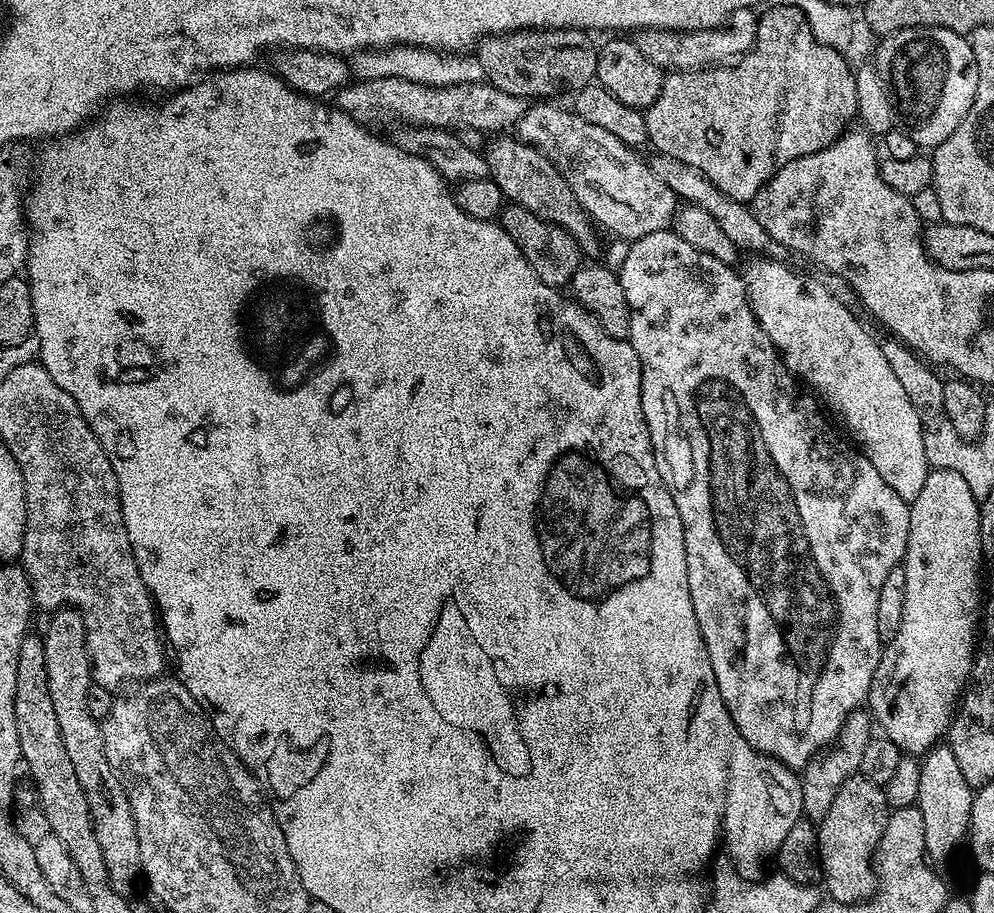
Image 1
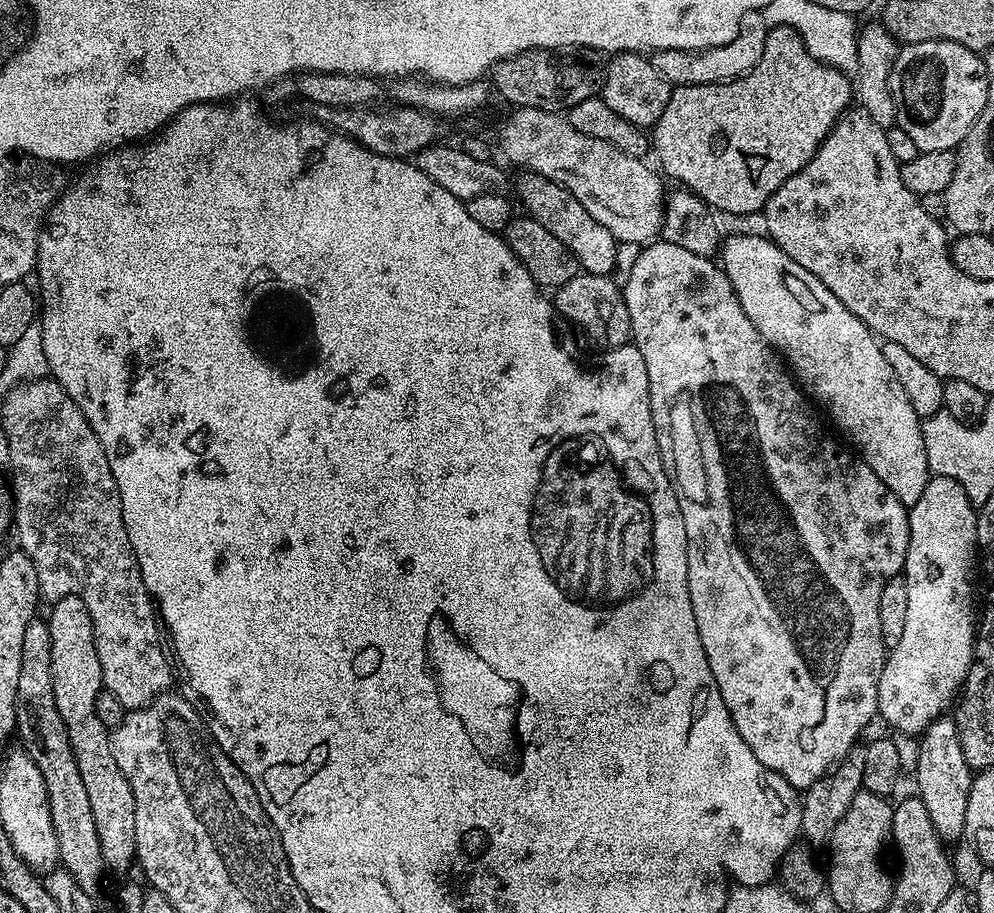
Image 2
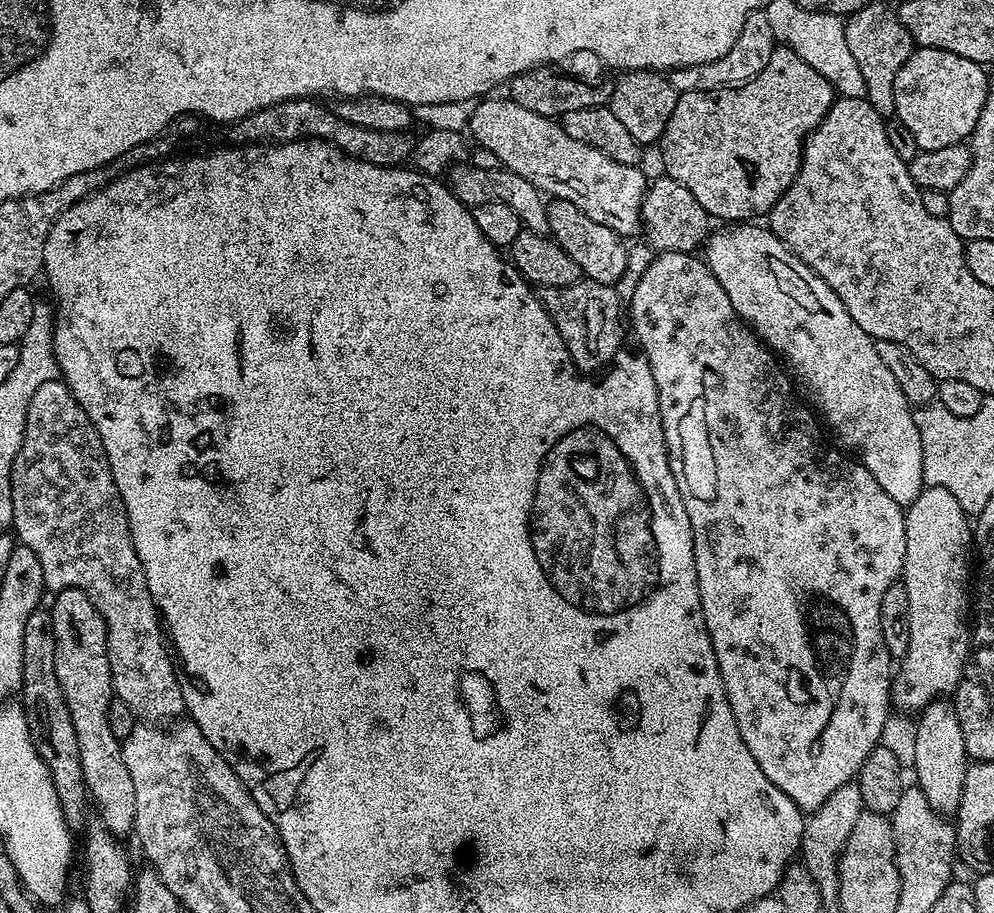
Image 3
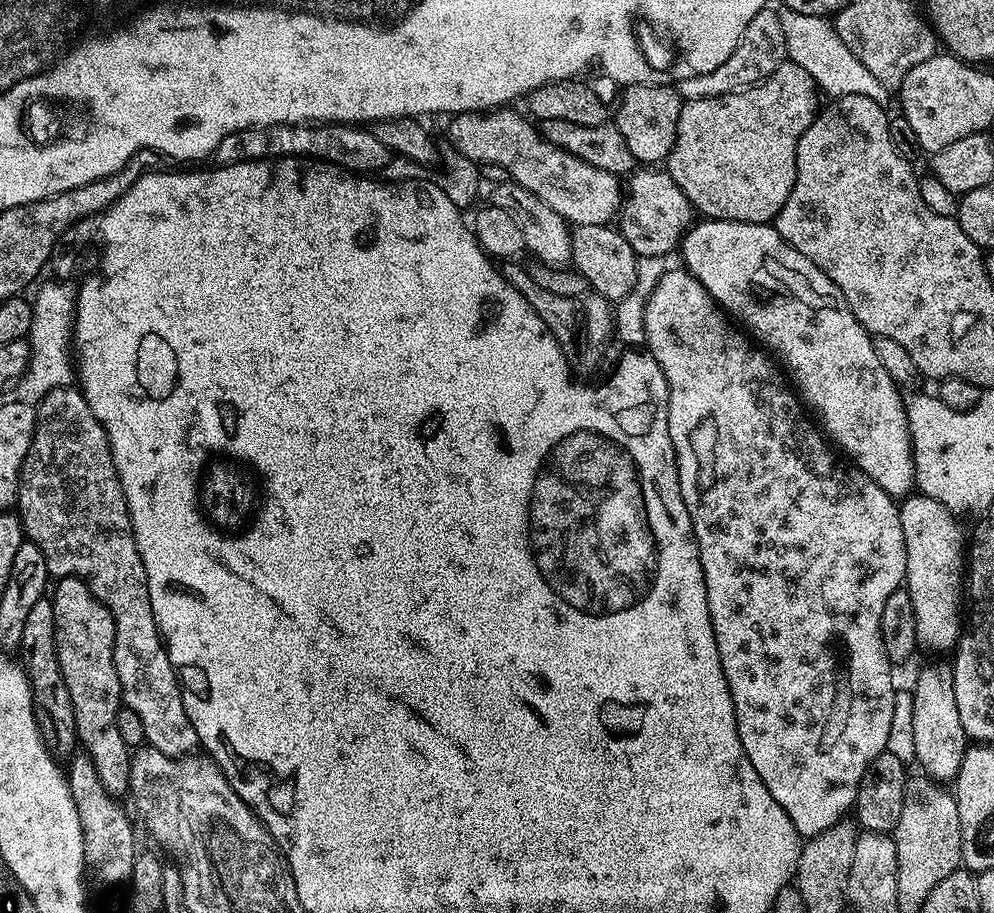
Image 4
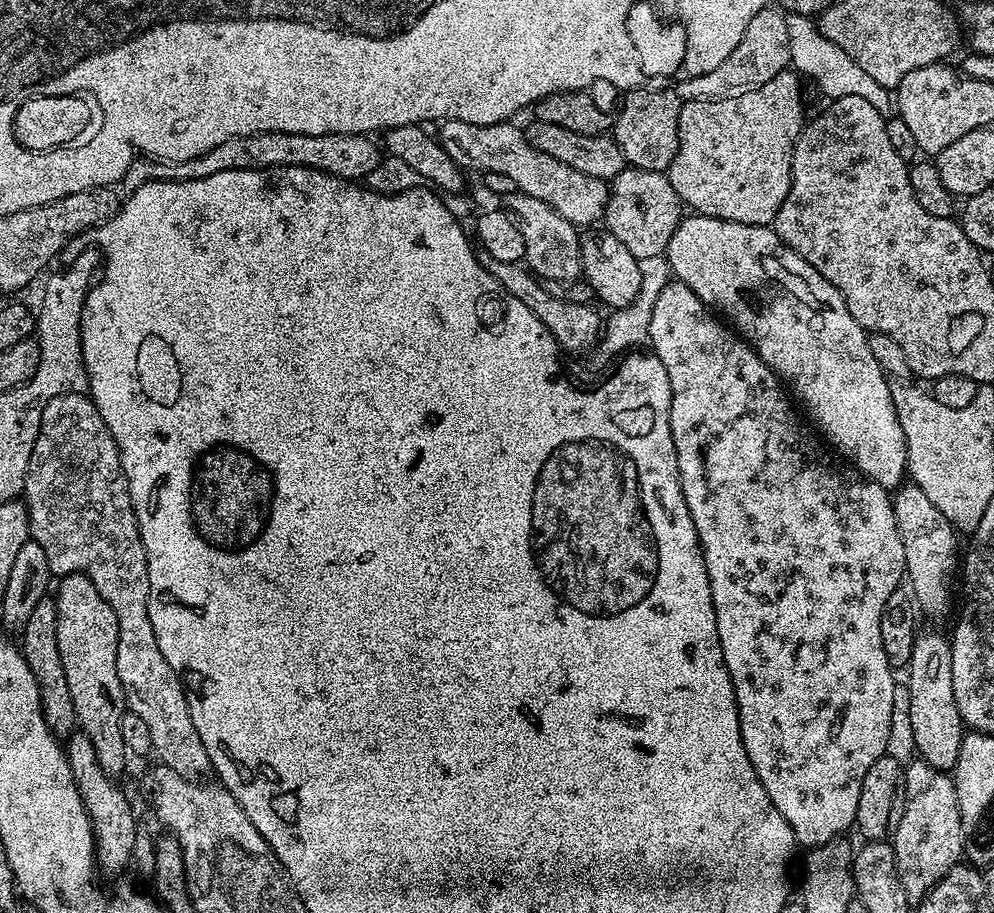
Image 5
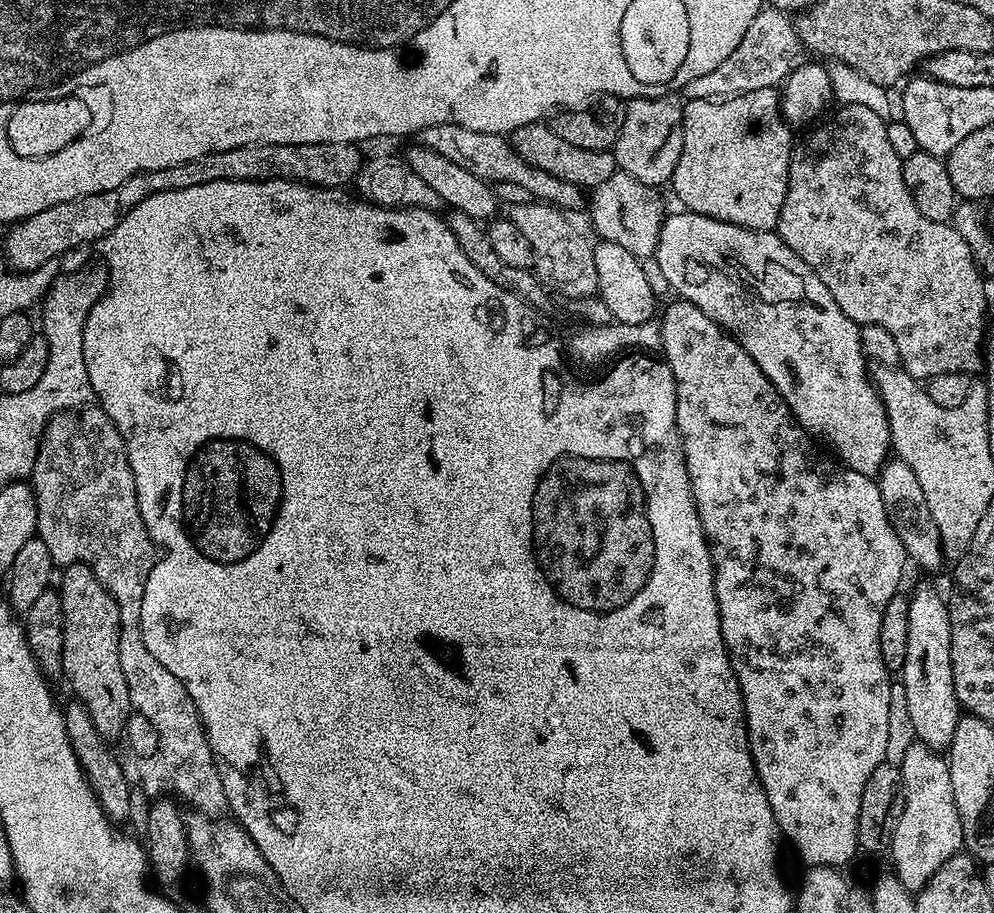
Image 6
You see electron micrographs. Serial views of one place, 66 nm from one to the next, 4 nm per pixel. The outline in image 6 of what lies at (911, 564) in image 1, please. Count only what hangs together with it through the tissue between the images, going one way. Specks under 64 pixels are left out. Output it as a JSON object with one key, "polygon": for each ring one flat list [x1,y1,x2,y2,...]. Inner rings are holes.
{"polygon":[[899,458,889,459,880,470,878,483,886,514,902,542,907,559,924,568,936,568,940,563,945,563,944,543,940,541,930,506,926,506,926,494,922,494,922,486,918,478,914,478,914,470,910,470,910,466]]}

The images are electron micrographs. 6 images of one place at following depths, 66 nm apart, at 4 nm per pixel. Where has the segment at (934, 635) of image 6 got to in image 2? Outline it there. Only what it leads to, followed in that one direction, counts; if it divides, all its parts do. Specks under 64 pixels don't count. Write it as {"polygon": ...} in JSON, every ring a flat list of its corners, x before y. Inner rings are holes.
{"polygon":[[955,719,936,720,919,737,919,741,918,766,914,773,917,788,915,791,926,806,926,814,930,814,930,822,934,822,934,830,940,835,941,840,951,842,957,839,959,841,964,835,966,798,970,798,974,772,969,768,962,754]]}

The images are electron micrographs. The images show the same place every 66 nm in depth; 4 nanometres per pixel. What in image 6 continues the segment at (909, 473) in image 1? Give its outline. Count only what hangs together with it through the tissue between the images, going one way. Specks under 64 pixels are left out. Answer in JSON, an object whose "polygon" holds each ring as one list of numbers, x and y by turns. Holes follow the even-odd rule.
{"polygon":[[679,211,673,216,672,213,665,215,664,225,658,238,654,261,656,260,657,266,660,267,661,278,676,291,675,295,679,299,688,300,694,306,698,306,698,310,702,310,702,314,706,314,706,318,710,318,725,332,735,336,736,341,742,346,742,350,746,350,746,354,750,354,750,358,754,358,754,362,758,362,758,370,762,370,762,374,766,374,766,378,770,378,770,382,791,410,792,417,804,427,809,436,817,441,825,440,837,452,835,455,845,468,854,470,863,476,879,477,881,468,884,467,890,456,892,435,884,403,880,401,876,385,870,379,870,364,864,355,860,341,860,325,855,324,850,318,846,318,846,314,842,314,838,302,834,302,834,298,830,294,830,290,826,290,822,278,818,278,818,274,814,274,814,270,810,270,810,266,806,266,802,262,802,258,798,258,798,254,794,254,794,250,790,250,790,246,786,246,786,242,782,242,782,238,776,235,775,231,755,232,742,226,723,224,721,220,712,220,697,212]]}

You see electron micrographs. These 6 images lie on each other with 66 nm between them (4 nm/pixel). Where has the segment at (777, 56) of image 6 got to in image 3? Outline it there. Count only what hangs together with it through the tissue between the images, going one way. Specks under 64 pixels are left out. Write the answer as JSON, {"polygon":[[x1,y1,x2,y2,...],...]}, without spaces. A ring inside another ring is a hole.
{"polygon":[[764,10,752,12,746,18,746,26,742,26,742,34,738,34,738,42,730,46,722,58,714,62,706,62,689,68,674,68,667,73,670,86,679,94,682,92,713,92,719,88,738,88,760,75,760,71,770,62,770,54,778,46,774,31,766,20]]}

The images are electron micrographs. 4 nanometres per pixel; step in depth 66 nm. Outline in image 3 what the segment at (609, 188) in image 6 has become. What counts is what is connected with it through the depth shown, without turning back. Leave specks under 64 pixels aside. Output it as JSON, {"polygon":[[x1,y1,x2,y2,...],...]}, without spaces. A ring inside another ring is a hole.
{"polygon":[[660,174,656,181,653,179,649,183,640,207,640,222,643,239,651,244,657,253,695,253,710,235,708,212,702,210,698,198,694,198,694,194,690,194,690,190,682,186,682,182,670,178,667,174]]}

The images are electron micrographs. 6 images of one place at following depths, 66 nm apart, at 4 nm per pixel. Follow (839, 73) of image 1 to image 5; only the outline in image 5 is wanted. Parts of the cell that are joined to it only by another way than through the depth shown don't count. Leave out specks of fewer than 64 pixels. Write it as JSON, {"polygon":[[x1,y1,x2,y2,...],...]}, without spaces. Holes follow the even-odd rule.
{"polygon":[[795,71,779,72,770,82,739,96,722,100,686,100,678,118,678,150,667,170,670,186,693,213,739,224,768,226,775,221,792,181,792,155,796,139,804,129,804,100,800,97,801,77]]}

